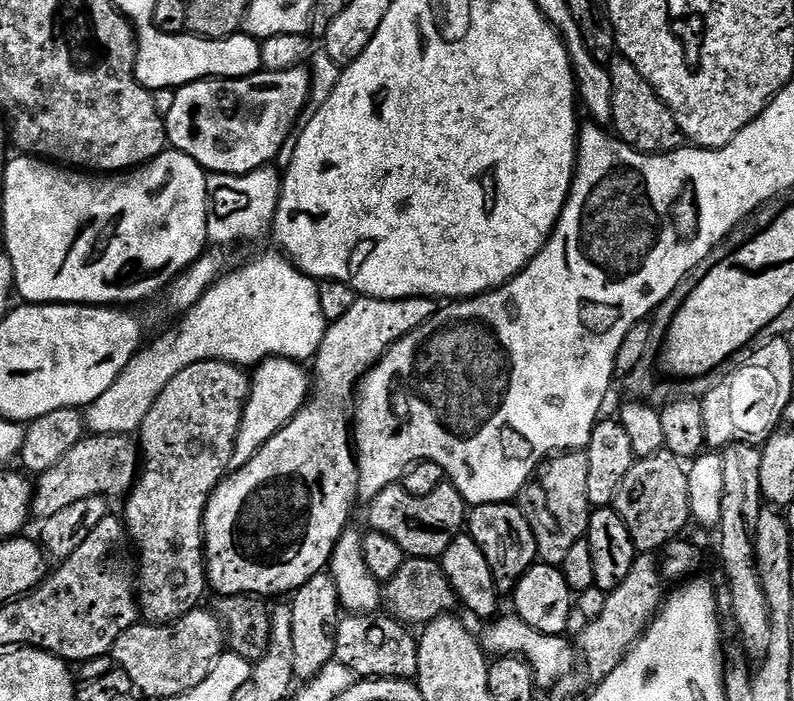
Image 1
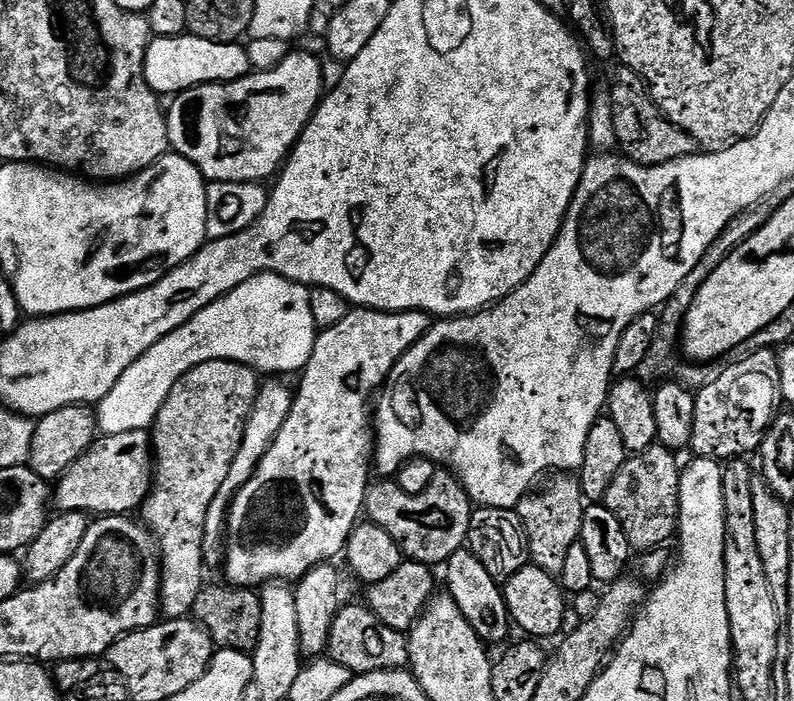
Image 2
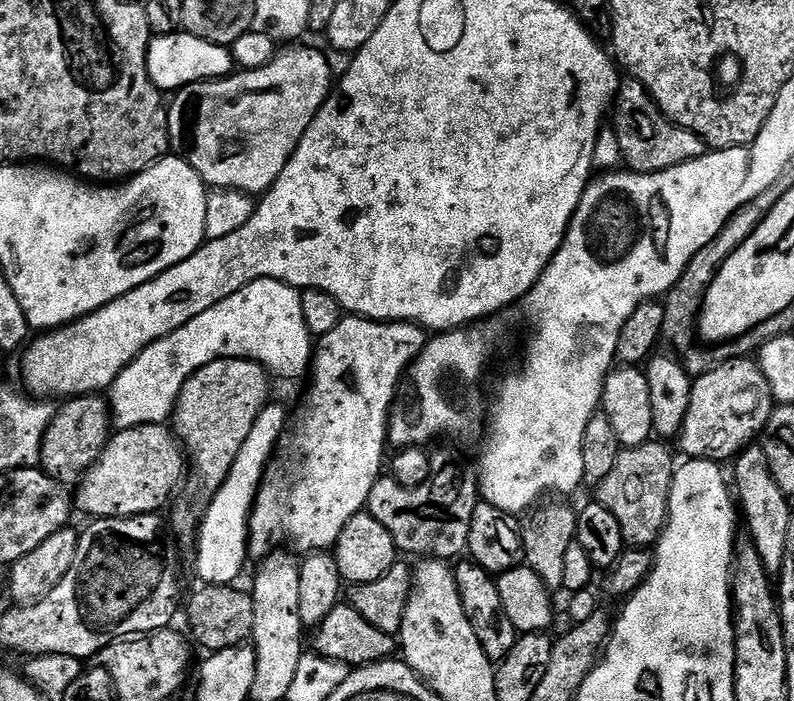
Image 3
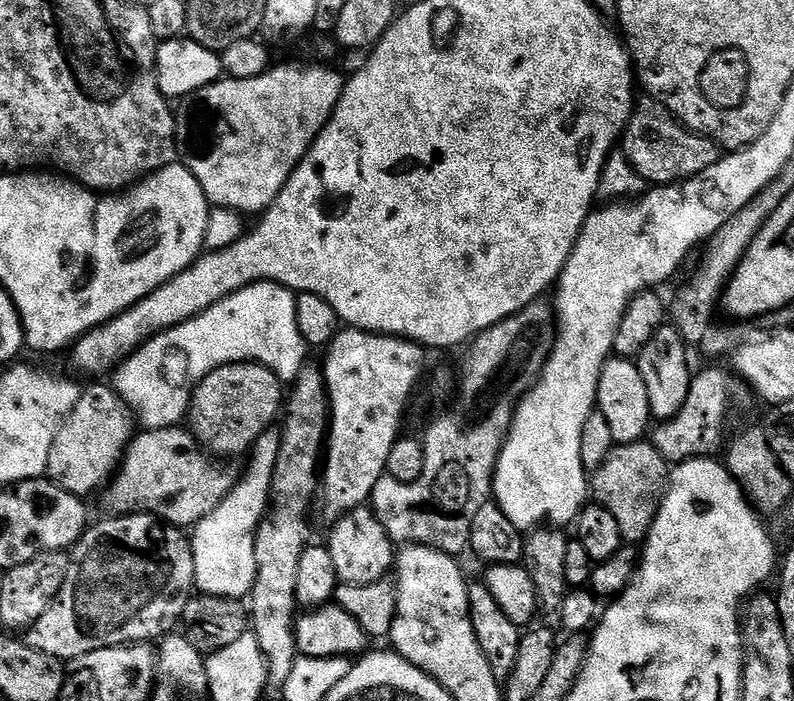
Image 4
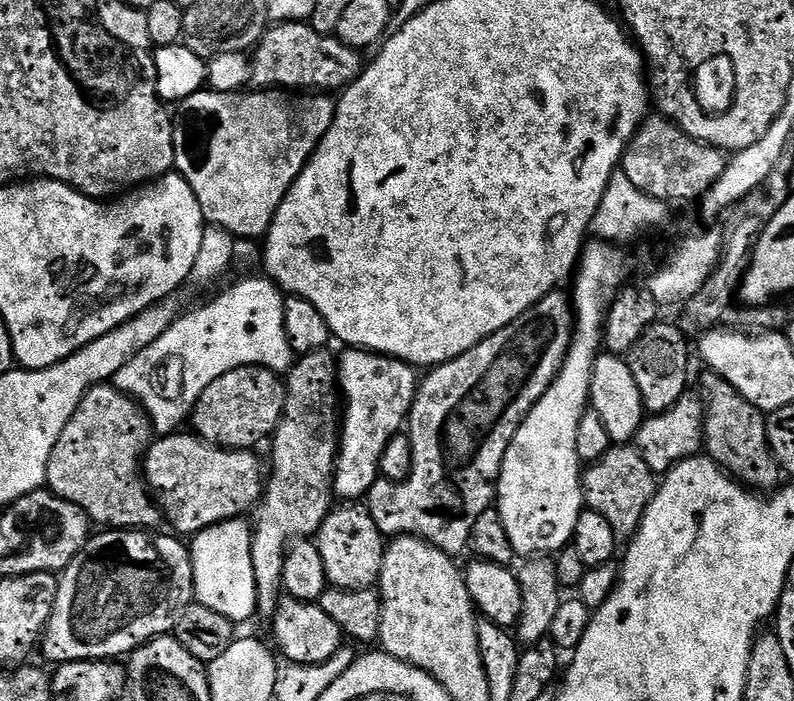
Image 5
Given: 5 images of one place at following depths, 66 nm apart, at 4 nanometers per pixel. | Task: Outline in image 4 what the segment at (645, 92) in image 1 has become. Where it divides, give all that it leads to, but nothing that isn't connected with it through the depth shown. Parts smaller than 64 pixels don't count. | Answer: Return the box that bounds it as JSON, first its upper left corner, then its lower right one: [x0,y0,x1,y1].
[622,107,718,186]

